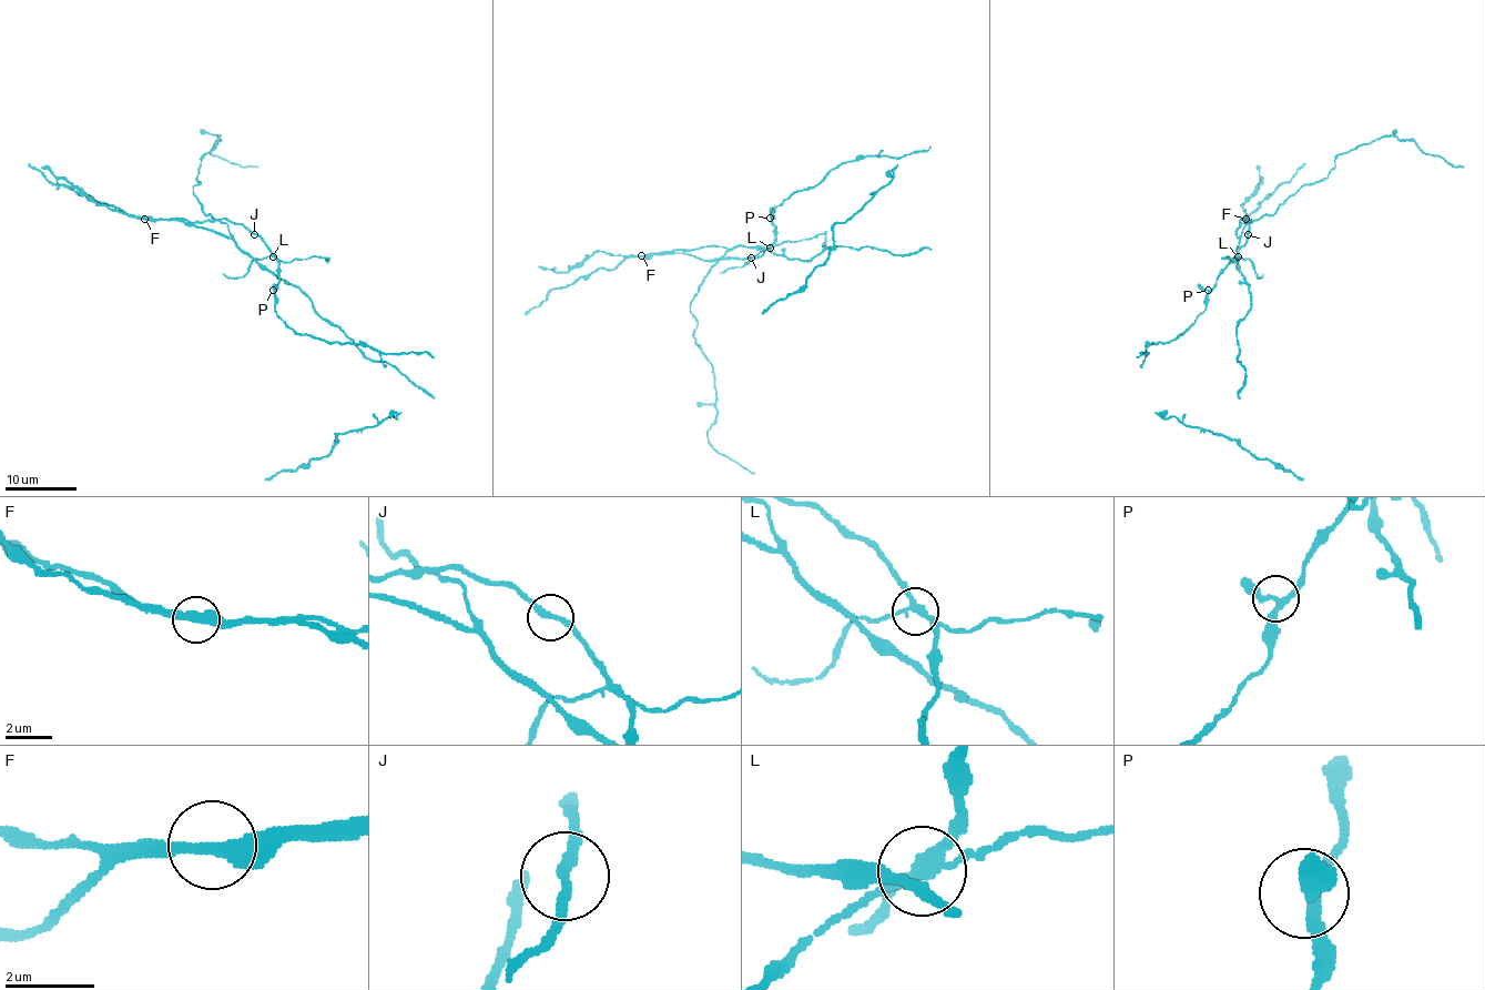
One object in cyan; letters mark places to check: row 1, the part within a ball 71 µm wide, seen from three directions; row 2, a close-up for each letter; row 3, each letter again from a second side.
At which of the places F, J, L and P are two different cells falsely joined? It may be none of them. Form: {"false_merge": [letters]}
{"false_merge": ["F", "L"]}

